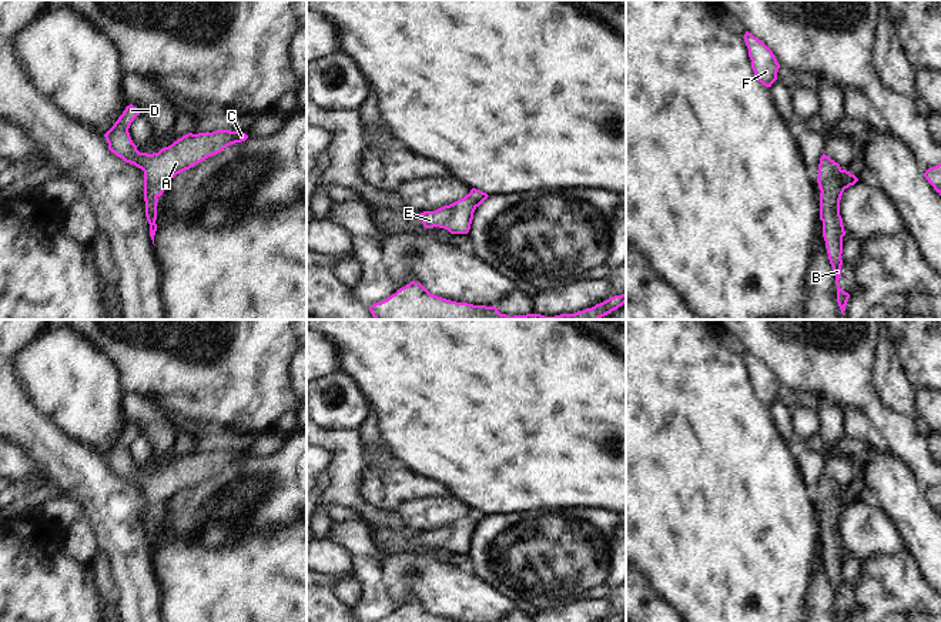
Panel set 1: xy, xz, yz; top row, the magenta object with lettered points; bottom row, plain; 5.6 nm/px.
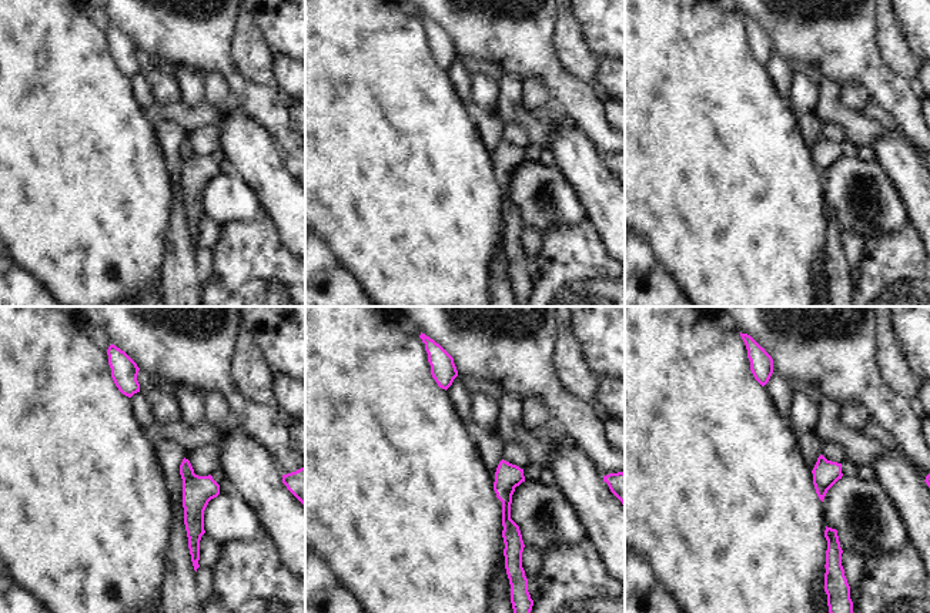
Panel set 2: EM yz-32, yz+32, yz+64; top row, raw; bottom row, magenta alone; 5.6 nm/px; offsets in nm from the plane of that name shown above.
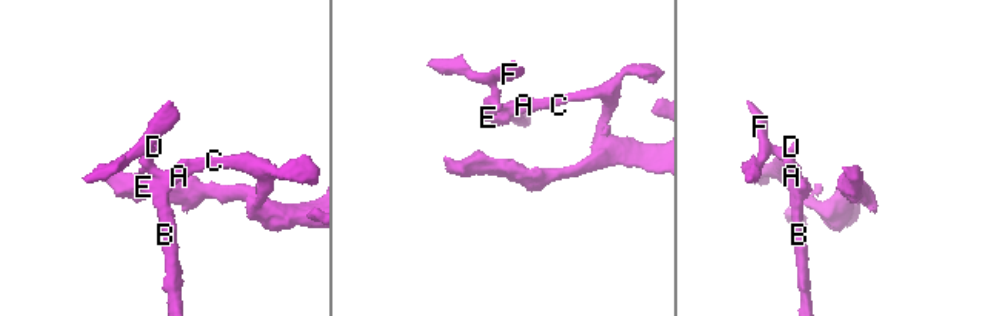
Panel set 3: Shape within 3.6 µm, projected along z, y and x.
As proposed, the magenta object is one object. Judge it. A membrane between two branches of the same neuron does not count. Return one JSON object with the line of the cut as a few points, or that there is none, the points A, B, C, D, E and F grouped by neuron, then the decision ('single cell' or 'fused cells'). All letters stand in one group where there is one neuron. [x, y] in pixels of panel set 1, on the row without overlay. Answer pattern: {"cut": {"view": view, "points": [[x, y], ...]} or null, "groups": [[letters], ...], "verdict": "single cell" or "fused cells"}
{"cut": {"view": "yz", "points": [[840, 488], [824, 501], [820, 510]]}, "groups": [["A", "C", "D", "F"], ["B", "E"]], "verdict": "fused cells"}

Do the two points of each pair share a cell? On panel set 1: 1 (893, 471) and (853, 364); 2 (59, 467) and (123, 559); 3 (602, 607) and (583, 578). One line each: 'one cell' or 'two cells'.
1: two cells
2: one cell
3: two cells

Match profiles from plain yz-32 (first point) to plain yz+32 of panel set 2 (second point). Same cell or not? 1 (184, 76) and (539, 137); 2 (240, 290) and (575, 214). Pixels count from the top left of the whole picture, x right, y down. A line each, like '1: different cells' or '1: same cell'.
1: same cell
2: different cells

